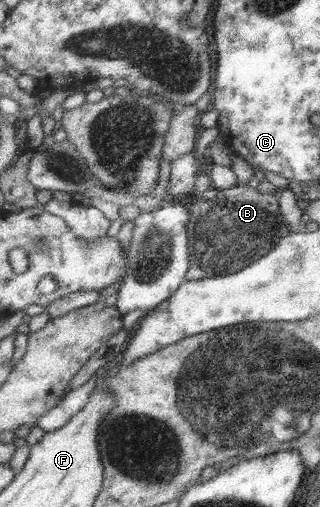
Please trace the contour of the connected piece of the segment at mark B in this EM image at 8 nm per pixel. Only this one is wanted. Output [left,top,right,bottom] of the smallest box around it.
[186,183,290,280]

